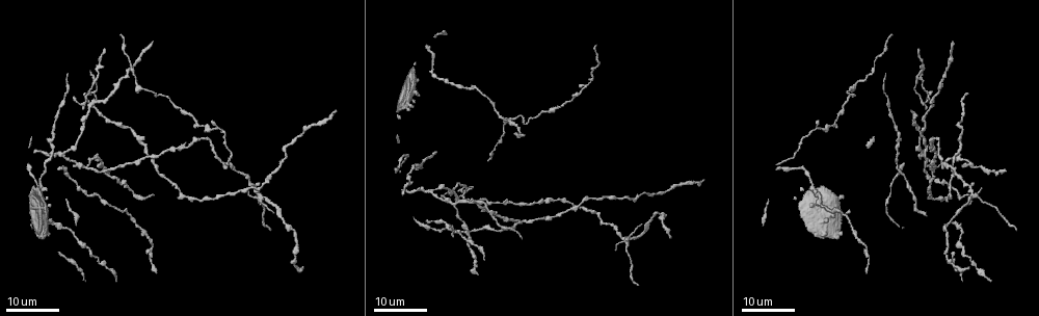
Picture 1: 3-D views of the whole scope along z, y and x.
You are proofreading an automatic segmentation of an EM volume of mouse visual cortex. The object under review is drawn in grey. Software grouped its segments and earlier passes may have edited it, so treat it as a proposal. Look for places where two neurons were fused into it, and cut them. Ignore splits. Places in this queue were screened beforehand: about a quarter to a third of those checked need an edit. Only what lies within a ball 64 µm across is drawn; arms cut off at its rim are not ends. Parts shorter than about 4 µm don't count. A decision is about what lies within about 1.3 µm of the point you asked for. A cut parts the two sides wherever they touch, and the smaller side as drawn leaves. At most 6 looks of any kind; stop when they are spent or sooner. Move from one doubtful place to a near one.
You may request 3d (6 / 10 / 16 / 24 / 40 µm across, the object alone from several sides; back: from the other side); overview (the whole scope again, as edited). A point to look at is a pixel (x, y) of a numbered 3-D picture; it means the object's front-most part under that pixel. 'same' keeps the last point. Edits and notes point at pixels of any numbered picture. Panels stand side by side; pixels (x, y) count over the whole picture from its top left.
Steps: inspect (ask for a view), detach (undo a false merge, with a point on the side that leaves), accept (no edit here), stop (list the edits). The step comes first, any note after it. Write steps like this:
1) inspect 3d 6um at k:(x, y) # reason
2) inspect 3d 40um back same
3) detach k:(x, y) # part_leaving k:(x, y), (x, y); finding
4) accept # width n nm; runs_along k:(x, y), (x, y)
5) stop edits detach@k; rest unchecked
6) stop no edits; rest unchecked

inspect 3d 24um at 1:(259, 197) # thin arm on a thick one

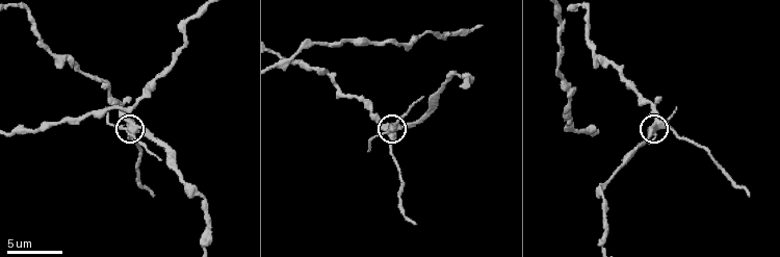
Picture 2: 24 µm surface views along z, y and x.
inspect 3d 6um at 2:(656, 129)

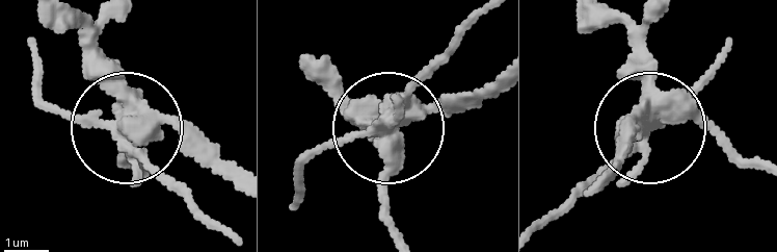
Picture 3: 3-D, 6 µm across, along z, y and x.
detach 3:(152, 167) # width 450 nm; part_leaving 3:(646, 114), (698, 118), (754, 158); a second neuron is stuck on

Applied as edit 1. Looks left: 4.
inspect 3d 24um at 1:(806, 172)

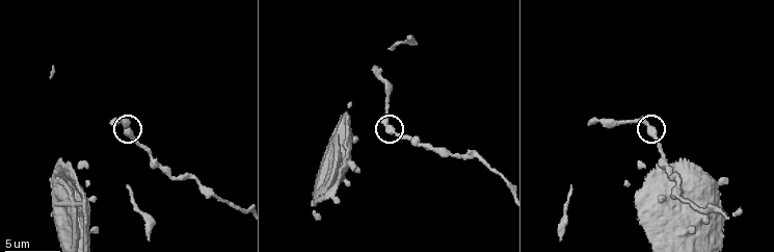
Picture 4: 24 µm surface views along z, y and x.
inspect 3d 6um at 4:(130, 132) # closer look

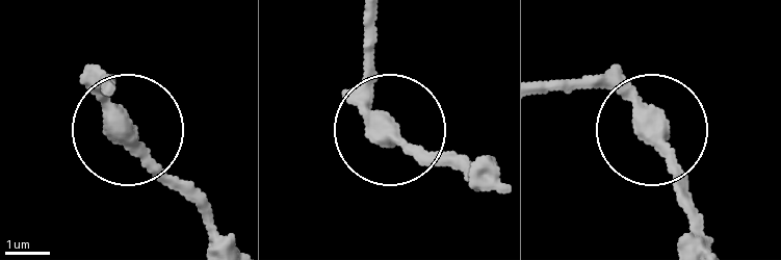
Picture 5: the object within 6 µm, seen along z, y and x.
inspect 3d 6um back at 5:(649, 130) # other side

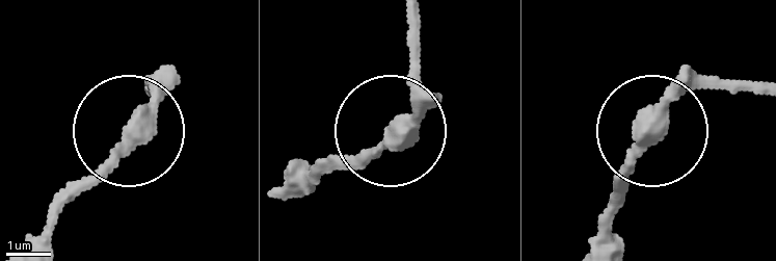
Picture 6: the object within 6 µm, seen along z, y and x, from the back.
accept # width 390 nm; continuous, no second neuron

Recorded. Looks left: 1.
stop edits detach@3; rest unchecked

